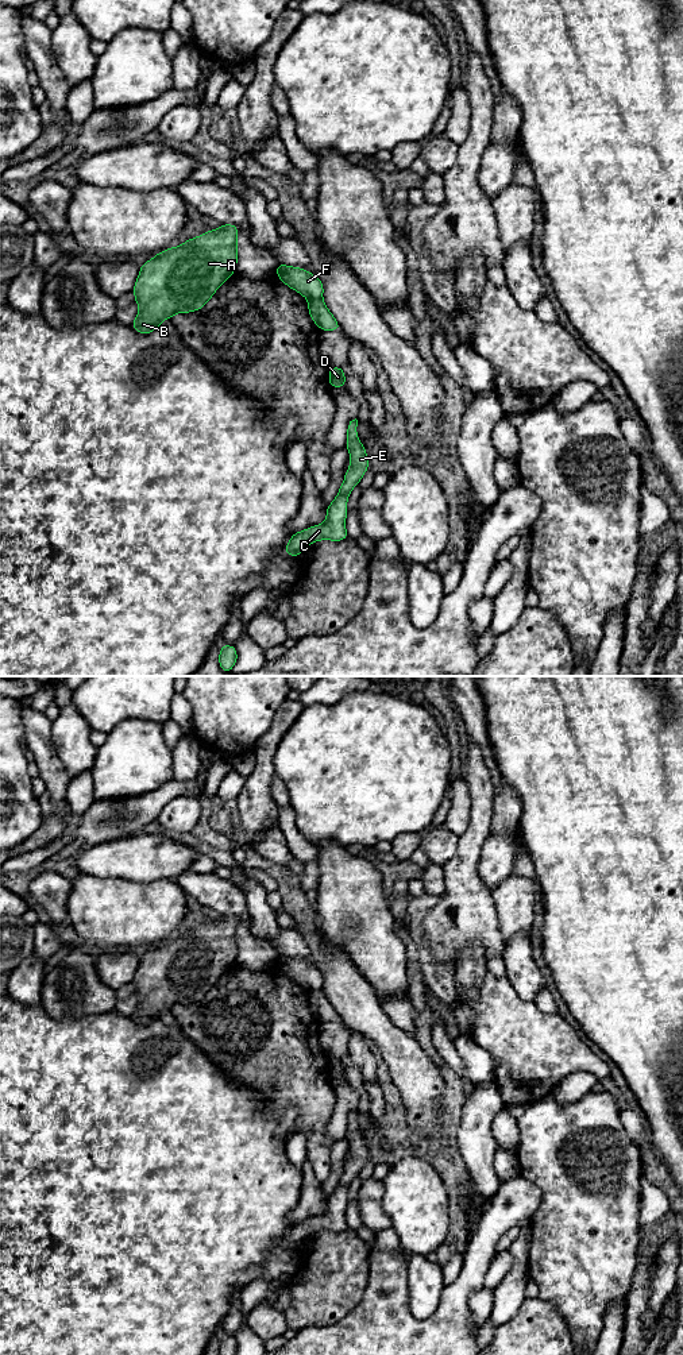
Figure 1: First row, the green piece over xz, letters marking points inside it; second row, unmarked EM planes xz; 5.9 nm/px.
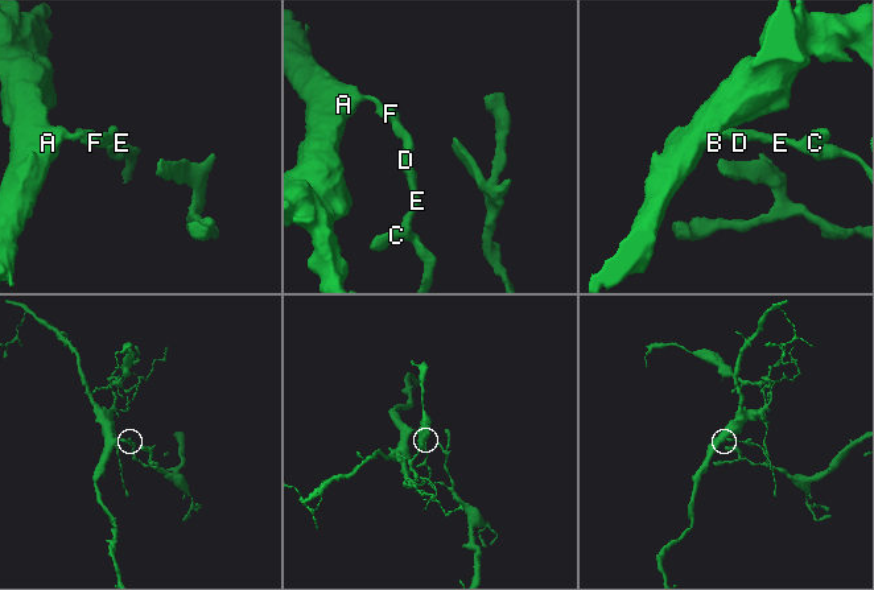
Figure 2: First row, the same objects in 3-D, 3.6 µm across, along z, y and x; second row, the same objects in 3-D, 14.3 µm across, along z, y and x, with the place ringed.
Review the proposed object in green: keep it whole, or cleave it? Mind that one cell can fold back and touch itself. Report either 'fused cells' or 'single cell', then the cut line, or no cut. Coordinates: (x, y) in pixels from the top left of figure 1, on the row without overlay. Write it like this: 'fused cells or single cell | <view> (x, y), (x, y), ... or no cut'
fused cells | xz (321, 988), (309, 991)

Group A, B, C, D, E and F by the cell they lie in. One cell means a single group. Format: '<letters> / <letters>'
A B F / C D E

